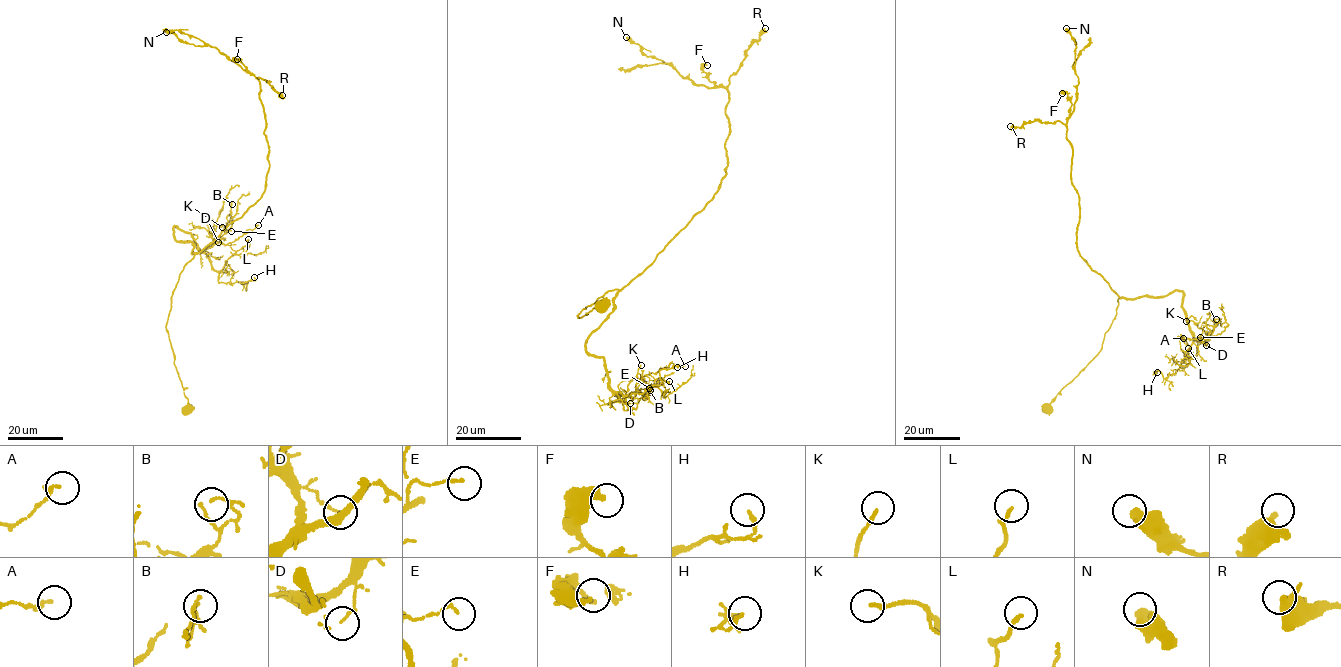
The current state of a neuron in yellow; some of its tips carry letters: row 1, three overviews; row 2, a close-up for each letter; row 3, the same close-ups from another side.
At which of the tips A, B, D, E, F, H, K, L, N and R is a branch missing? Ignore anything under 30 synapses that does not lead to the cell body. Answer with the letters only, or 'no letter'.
no letter

